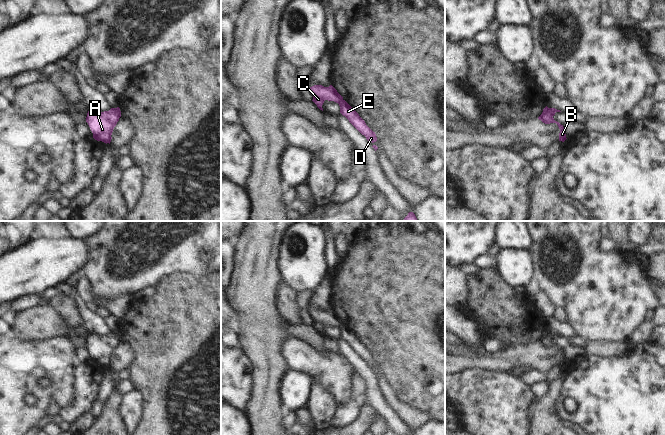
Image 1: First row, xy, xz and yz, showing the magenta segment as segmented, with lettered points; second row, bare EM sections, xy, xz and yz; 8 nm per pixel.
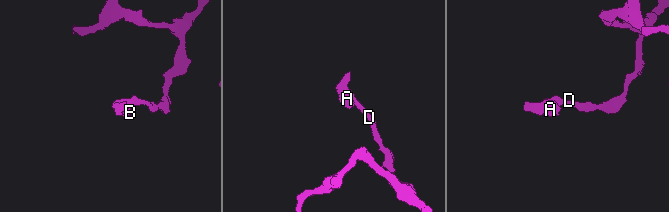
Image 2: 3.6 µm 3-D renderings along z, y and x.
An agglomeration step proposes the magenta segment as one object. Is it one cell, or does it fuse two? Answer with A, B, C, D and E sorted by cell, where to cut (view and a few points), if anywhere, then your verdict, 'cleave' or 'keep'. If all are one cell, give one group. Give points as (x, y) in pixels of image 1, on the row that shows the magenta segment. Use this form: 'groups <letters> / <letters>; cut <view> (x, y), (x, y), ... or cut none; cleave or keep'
groups A B C / D E; cut xz (342, 99), (338, 103); cleave

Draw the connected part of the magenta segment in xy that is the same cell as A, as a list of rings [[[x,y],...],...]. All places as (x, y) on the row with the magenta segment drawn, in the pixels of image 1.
[[[111,108],[109,111],[101,112],[99,110],[89,110],[86,117],[93,138],[104,143],[111,142],[111,135],[114,127],[119,121],[120,115],[117,108]]]

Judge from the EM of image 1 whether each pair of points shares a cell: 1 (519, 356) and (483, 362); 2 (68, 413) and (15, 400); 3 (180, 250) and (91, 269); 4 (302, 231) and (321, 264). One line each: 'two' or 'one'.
1: one
2: two
3: one
4: one

